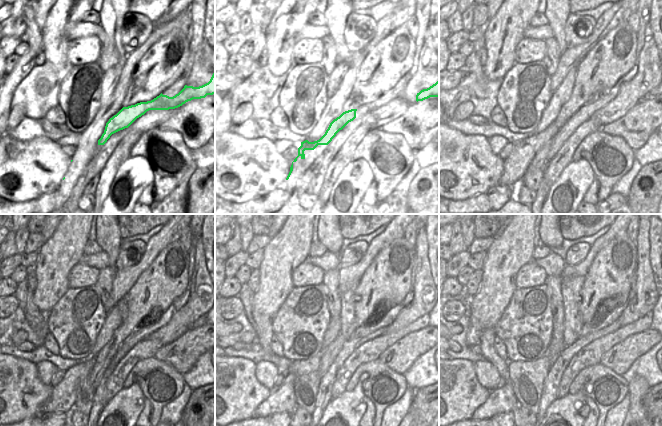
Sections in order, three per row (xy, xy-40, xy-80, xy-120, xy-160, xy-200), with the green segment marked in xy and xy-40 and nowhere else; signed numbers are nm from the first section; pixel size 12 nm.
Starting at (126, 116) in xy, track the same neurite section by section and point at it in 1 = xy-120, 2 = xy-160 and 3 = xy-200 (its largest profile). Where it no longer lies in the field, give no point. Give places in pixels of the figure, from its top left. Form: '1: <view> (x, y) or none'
1: xy-120 (62, 399)
2: xy-160 (281, 398)
3: xy-200 (501, 400)

